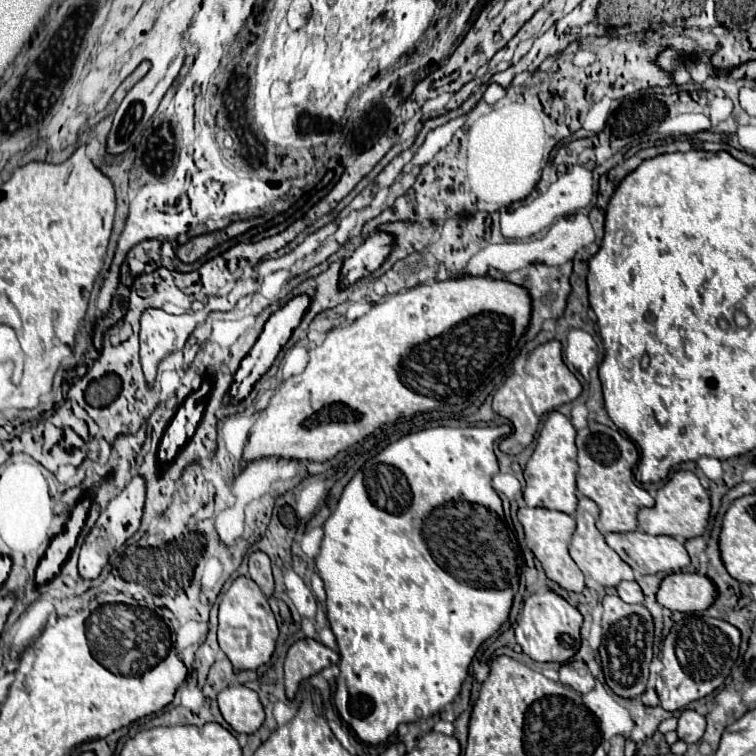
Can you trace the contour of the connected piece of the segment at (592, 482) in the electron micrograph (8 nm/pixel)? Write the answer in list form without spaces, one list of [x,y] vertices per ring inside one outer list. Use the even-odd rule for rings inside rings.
[[[592,422],[590,426],[578,432],[576,446],[578,446],[578,466],[580,466],[578,490],[590,500],[594,500],[600,508],[600,518],[596,522],[596,528],[602,534],[636,530],[638,510],[654,506],[654,498],[634,482],[632,466],[638,462],[636,446],[618,430],[612,430],[596,422]]]

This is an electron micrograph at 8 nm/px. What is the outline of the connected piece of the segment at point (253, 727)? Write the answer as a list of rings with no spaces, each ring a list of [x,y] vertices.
[[[228,686],[218,694],[218,706],[224,720],[242,734],[254,734],[264,722],[264,710],[258,694],[246,686]]]

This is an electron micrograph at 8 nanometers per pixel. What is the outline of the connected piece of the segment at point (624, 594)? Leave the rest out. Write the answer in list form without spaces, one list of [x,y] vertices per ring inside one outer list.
[[[622,582],[618,588],[618,596],[628,604],[640,604],[644,602],[644,594],[636,582]]]

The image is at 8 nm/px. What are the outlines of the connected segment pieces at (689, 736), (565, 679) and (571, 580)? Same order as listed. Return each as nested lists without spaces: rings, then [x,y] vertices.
[[[684,710],[678,718],[678,738],[688,744],[700,742],[706,730],[706,718],[700,716],[696,710]]]
[[[570,660],[560,668],[560,682],[574,688],[580,694],[586,694],[594,688],[594,676],[588,672],[588,666],[578,660]]]
[[[520,508],[518,520],[524,526],[526,534],[526,546],[534,552],[534,556],[540,560],[546,576],[554,582],[558,582],[568,592],[582,592],[584,590],[584,574],[576,566],[576,562],[568,554],[568,544],[574,534],[576,522],[572,516],[558,512],[558,510],[546,510],[546,508]]]

